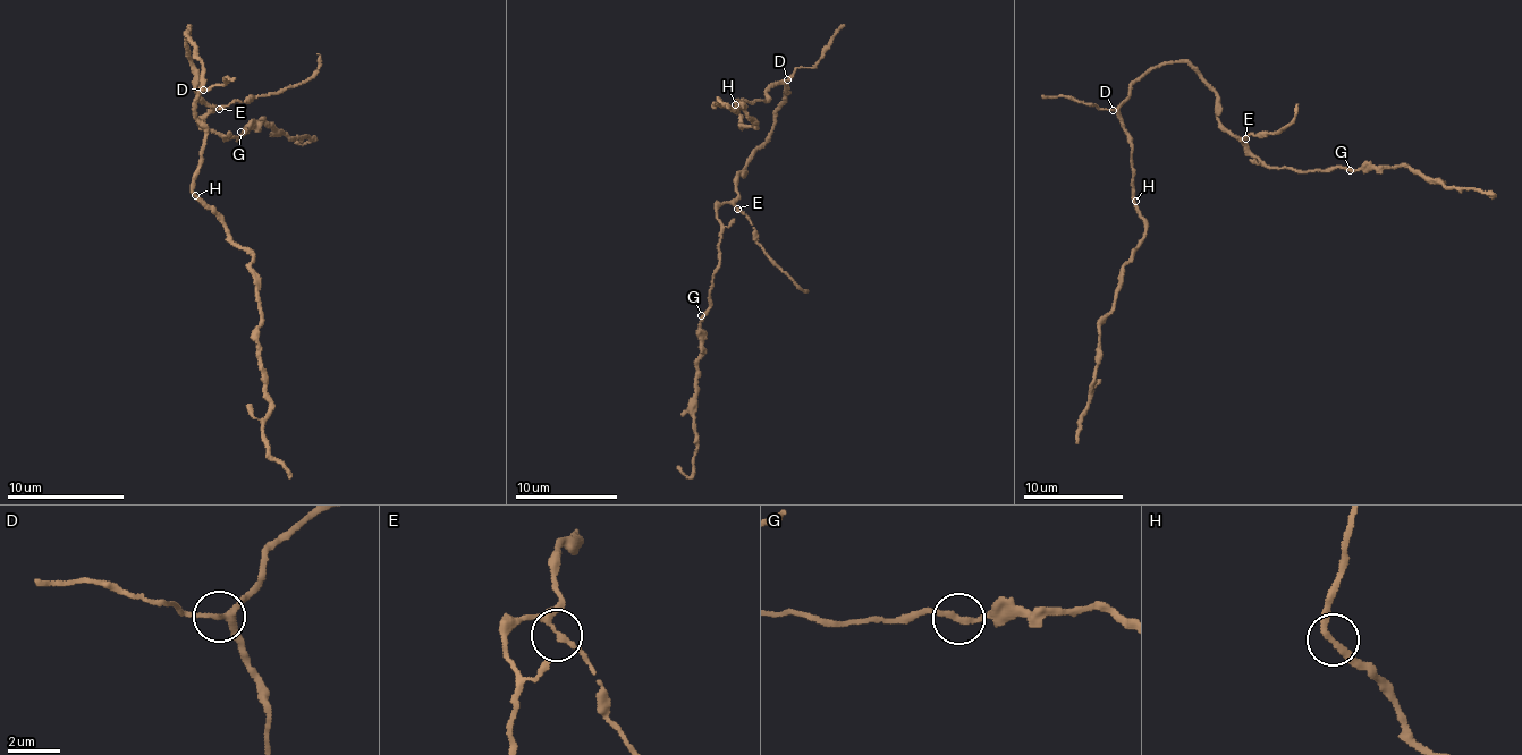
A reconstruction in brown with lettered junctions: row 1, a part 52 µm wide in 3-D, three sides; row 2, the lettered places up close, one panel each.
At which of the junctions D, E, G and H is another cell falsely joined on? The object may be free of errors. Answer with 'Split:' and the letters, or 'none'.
Split: none

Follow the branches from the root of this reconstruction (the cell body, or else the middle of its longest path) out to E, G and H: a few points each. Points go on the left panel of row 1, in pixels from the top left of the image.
E: (188, 35), (185, 45), (194, 73), (194, 87), (205, 101), (219, 108)
G: (188, 35), (189, 27), (194, 87), (213, 109), (205, 128), (230, 140), (241, 132)
H: (188, 35), (202, 65), (201, 95), (195, 109), (204, 128), (204, 152), (192, 189), (195, 195)

